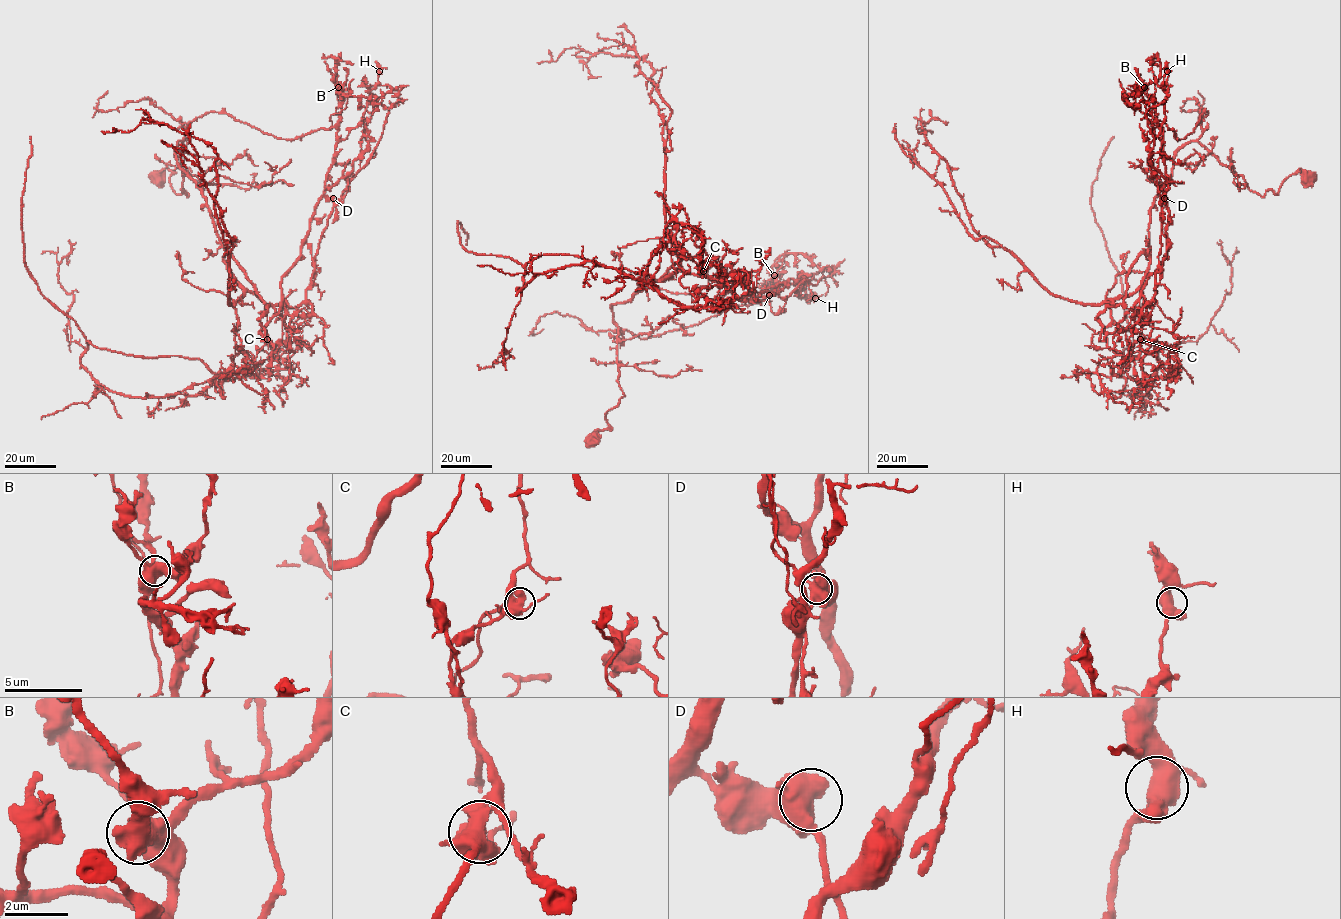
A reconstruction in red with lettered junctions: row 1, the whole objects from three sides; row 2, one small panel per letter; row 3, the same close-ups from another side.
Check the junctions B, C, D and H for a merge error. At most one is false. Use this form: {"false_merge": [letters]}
{"false_merge": ["C"]}

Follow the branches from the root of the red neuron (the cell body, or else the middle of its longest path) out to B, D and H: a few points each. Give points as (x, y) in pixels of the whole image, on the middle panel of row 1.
B: (591, 441), (609, 427), (606, 413), (624, 395), (619, 329), (649, 338), (759, 303), (774, 275)
D: (591, 441), (609, 427), (606, 413), (624, 395), (613, 304), (627, 302), (646, 281), (679, 271), (769, 295)
H: (591, 441), (624, 395), (619, 329), (694, 325), (766, 299), (774, 278), (761, 295), (792, 278), (815, 298)

